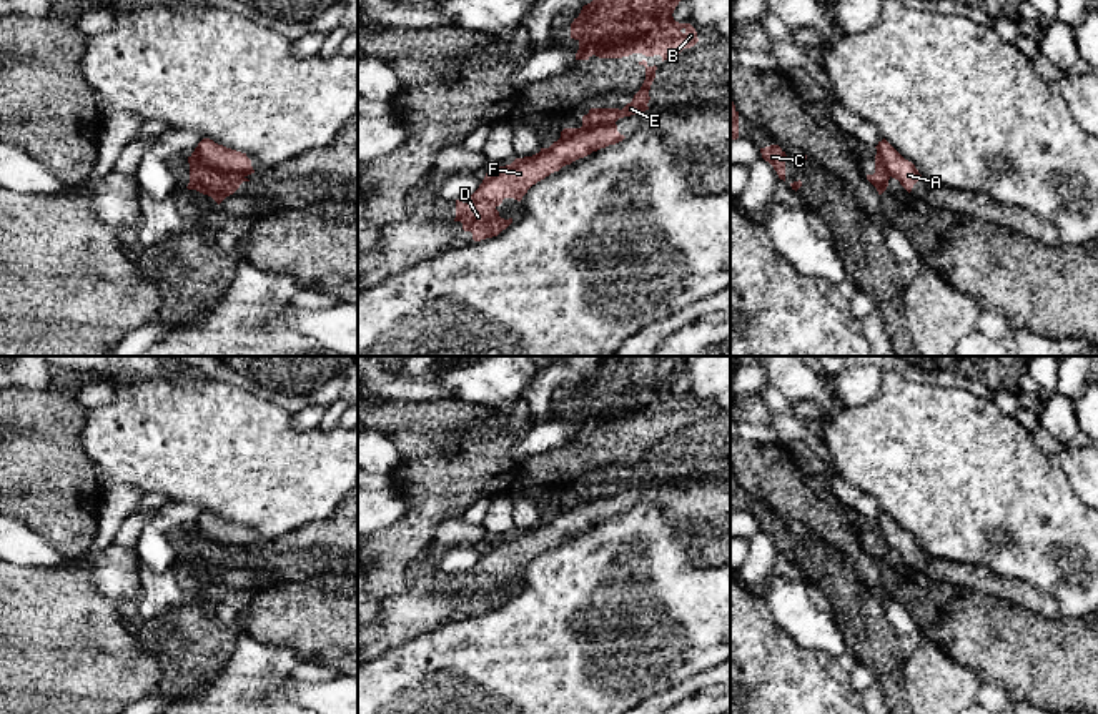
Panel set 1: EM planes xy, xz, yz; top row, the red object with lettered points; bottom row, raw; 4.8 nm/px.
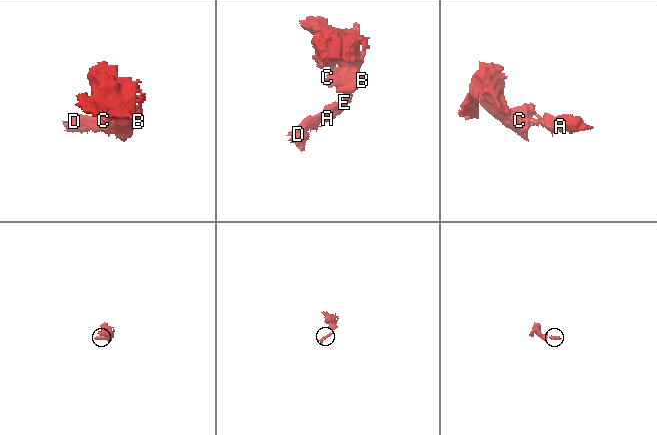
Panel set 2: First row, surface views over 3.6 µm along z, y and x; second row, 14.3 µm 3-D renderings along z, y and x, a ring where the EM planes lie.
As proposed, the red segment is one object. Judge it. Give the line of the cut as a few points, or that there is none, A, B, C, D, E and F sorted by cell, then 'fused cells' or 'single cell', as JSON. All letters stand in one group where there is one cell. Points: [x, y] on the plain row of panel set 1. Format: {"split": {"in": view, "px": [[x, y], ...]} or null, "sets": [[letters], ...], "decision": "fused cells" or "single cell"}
{"split": {"in": "xz", "px": [[614, 493], [561, 510]]}, "sets": [["A", "D", "F"], ["B", "C", "E"]], "decision": "fused cells"}

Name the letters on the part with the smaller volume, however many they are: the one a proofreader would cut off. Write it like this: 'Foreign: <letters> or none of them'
Foreign: A, D, F

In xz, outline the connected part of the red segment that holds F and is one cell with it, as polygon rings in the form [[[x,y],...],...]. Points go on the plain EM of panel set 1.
[[[611,494],[569,511],[561,509],[549,521],[541,521],[532,529],[516,531],[511,538],[489,541],[467,576],[456,573],[454,594],[461,594],[462,602],[471,604],[474,614],[497,609],[512,596],[512,591],[504,593],[496,583],[504,571],[521,574],[532,558],[551,546],[624,511],[616,494]]]

